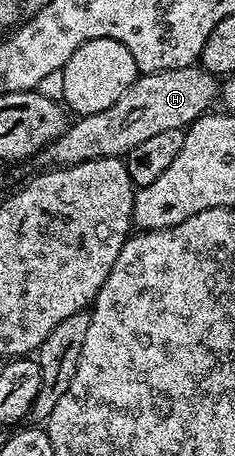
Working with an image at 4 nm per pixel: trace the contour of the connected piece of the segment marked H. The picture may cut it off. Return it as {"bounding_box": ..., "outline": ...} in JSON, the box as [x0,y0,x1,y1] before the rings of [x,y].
{"bounding_box":[39,65,218,168],"outline":[[[199,65],[187,66],[186,68],[174,68],[173,70],[163,70],[162,72],[154,72],[153,74],[140,74],[134,84],[130,84],[130,88],[126,88],[126,92],[122,92],[122,96],[118,96],[118,100],[114,100],[114,104],[110,104],[110,108],[102,108],[102,112],[94,112],[93,114],[85,114],[77,117],[75,121],[69,125],[62,136],[58,136],[51,144],[44,147],[40,151],[39,161],[44,161],[43,165],[48,168],[58,166],[73,166],[80,164],[86,160],[96,160],[98,158],[124,158],[134,148],[138,148],[138,144],[143,144],[149,136],[154,136],[157,132],[170,132],[171,130],[184,130],[190,123],[201,118],[204,114],[209,113],[213,109],[212,101],[218,98],[218,78],[217,75],[211,74],[209,70],[201,68]]]}

